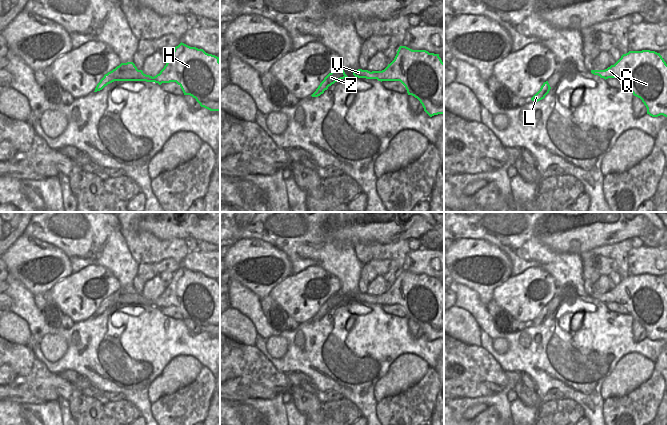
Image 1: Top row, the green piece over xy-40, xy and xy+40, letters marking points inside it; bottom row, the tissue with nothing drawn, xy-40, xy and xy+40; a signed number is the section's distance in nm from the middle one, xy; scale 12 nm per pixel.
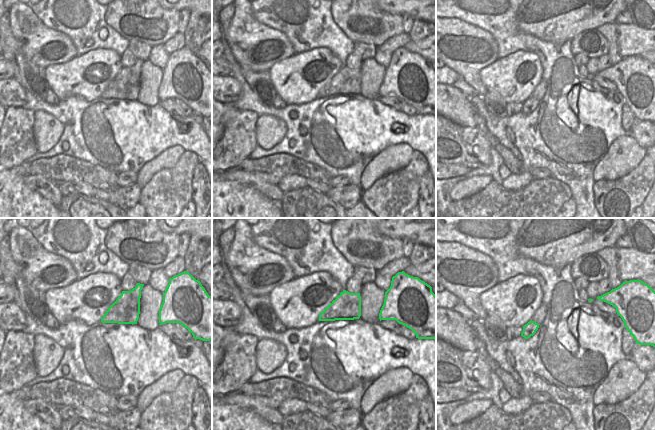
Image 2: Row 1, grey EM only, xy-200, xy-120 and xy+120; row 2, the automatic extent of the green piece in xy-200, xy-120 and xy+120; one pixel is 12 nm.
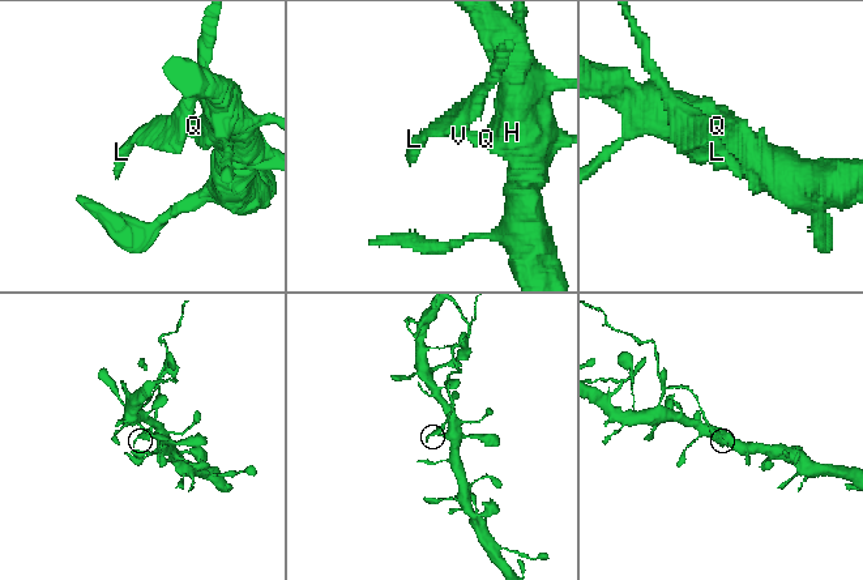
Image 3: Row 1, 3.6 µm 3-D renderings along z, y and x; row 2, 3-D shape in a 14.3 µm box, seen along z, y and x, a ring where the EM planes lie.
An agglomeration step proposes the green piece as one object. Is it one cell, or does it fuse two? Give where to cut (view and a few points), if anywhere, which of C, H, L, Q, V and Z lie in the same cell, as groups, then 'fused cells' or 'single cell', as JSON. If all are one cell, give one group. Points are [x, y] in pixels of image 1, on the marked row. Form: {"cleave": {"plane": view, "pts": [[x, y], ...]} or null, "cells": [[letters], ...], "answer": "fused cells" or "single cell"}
{"cleave": {"plane": "xy", "pts": [[371, 72], [377, 78]]}, "cells": [["C", "H", "Q"], ["L", "V", "Z"]], "answer": "fused cells"}

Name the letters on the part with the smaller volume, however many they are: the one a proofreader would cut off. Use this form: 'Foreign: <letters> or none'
Foreign: L, V, Z

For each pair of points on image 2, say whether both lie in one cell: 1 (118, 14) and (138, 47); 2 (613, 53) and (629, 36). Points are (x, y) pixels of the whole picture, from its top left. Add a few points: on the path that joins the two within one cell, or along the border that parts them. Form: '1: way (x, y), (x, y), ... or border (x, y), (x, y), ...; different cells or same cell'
1: border (129, 40), (139, 40), (151, 47); different cells
2: border (617, 24), (616, 43), (619, 55), (622, 58); different cells

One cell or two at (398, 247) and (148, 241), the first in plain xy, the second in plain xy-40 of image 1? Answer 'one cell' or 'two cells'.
one cell

